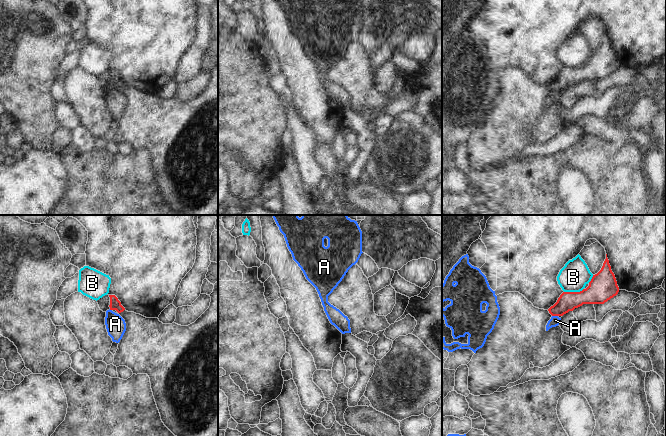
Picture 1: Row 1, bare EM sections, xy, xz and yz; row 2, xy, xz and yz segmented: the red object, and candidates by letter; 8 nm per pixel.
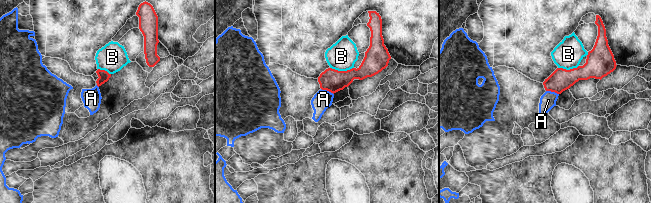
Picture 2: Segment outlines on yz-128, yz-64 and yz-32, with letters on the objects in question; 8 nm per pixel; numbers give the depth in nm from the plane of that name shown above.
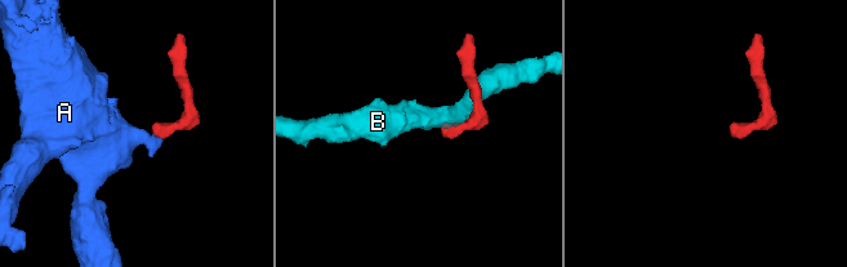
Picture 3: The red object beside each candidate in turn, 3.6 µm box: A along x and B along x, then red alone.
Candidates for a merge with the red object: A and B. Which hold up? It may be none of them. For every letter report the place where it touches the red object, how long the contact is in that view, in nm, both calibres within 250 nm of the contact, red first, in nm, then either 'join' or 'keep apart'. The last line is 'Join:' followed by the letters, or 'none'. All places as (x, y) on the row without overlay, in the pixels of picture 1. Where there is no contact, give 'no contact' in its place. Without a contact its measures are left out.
A: yz (555, 91) | 50 nm | 160/80 nm | keep apart
B: yz (573, 68) | 160 nm | 220/240 nm | keep apart
Join: none

